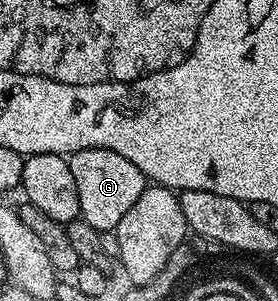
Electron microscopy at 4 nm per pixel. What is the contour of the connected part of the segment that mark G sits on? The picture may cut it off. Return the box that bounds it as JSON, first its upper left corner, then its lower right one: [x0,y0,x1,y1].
[68,148,147,232]

